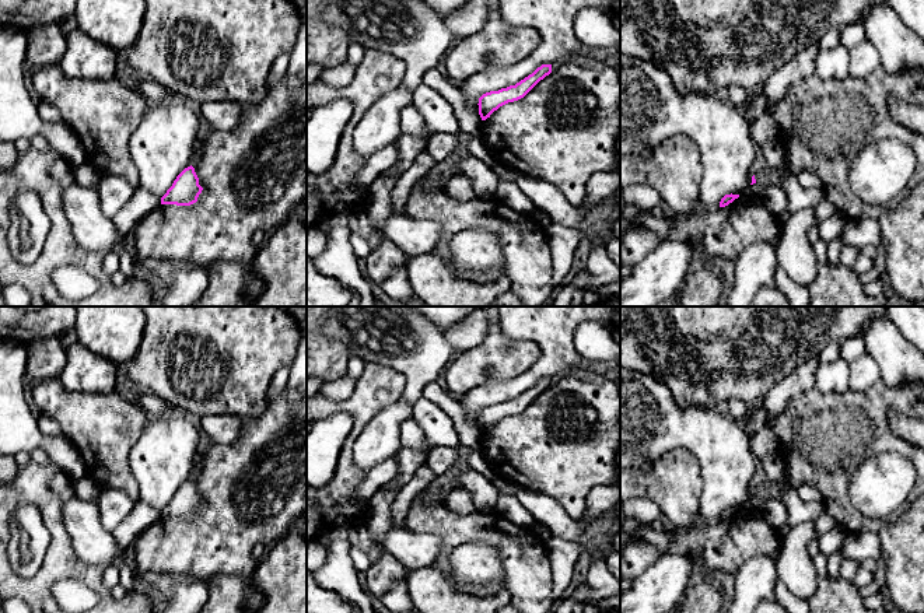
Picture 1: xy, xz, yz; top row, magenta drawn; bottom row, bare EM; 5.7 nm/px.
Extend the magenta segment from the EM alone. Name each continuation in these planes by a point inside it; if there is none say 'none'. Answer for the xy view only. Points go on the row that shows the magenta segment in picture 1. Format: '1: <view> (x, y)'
none

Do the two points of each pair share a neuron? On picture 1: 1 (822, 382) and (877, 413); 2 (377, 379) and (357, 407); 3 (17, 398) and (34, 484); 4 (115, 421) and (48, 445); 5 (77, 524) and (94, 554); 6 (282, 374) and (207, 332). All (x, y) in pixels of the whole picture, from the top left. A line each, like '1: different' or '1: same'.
1: different
2: same
3: different
4: different
5: same
6: different

